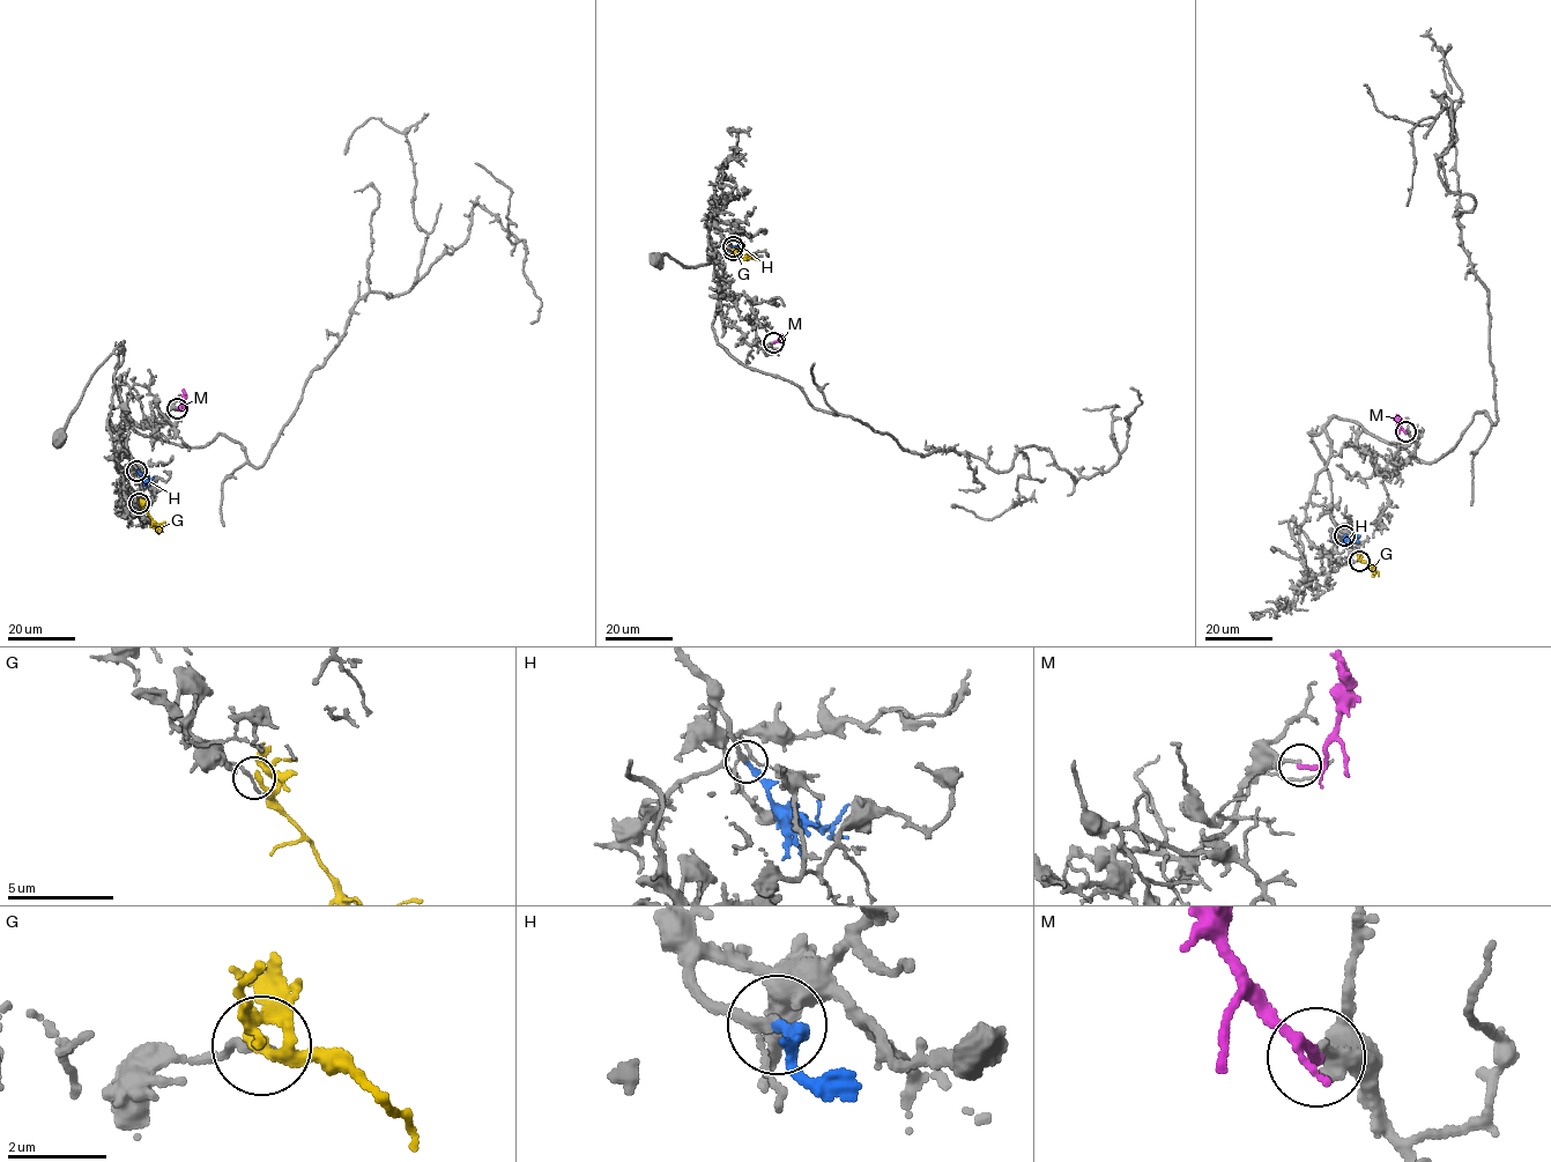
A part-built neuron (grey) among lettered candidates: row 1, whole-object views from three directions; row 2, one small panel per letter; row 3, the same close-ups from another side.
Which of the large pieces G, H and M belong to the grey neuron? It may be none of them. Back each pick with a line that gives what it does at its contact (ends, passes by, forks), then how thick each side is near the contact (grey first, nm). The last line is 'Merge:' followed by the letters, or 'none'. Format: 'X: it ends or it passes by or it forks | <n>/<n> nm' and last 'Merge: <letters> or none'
H: it ends | 160/280 nm
Merge: H

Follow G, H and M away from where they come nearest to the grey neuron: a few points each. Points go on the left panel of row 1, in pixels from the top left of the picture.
G: (139, 503), (158, 533)
H: (136, 470), (148, 481), (154, 478)
M: (177, 407), (183, 400), (183, 390)

